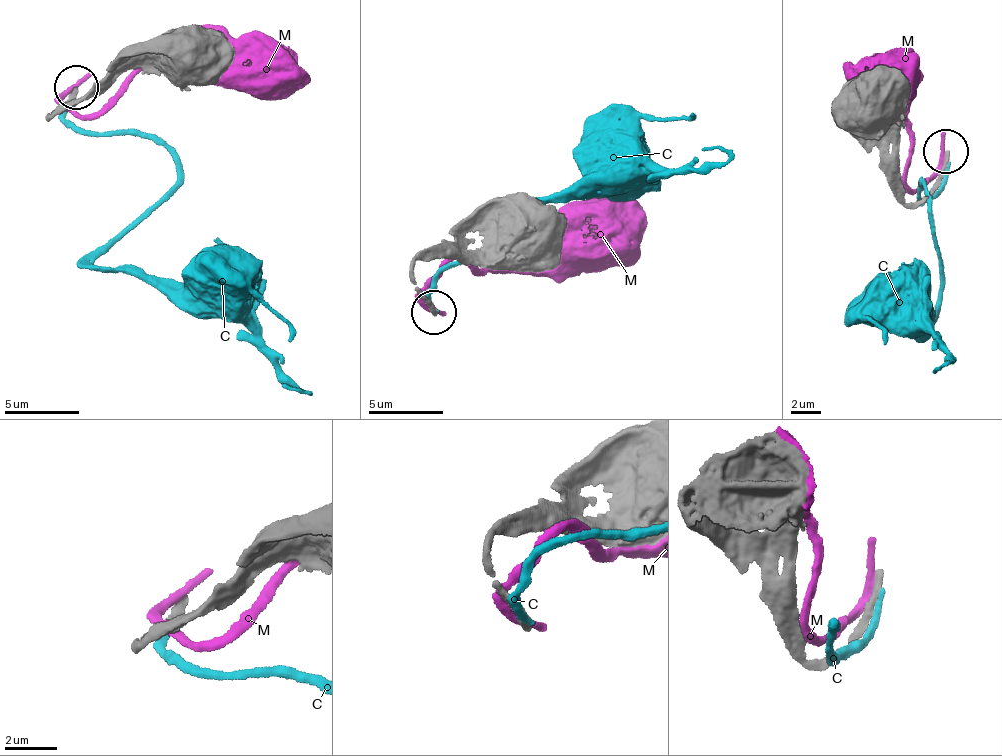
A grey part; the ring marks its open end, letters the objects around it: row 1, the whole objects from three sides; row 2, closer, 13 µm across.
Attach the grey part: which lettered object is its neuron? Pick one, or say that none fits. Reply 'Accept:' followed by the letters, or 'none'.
Accept: none

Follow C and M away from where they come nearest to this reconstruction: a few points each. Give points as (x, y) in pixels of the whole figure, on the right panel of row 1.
C: (946, 171), (946, 185), (923, 202), (923, 182), (941, 273), (929, 332), (923, 332), (927, 312), (900, 291)
M: (944, 158), (929, 180), (910, 188), (904, 177), (911, 135), (904, 118), (913, 88), (892, 66), (869, 74)

